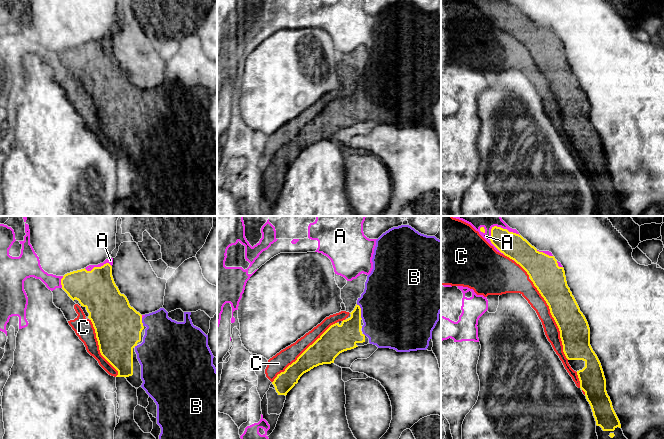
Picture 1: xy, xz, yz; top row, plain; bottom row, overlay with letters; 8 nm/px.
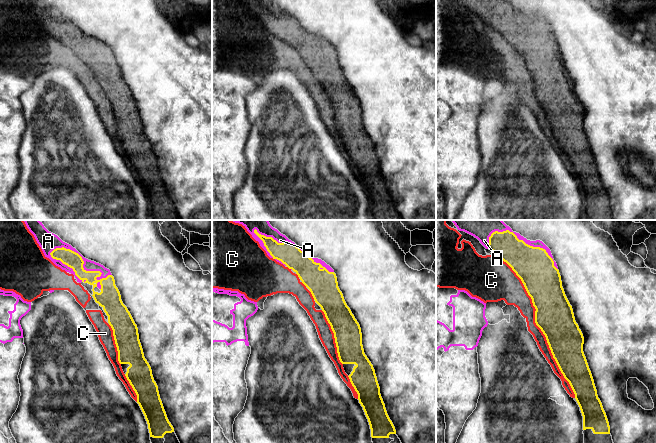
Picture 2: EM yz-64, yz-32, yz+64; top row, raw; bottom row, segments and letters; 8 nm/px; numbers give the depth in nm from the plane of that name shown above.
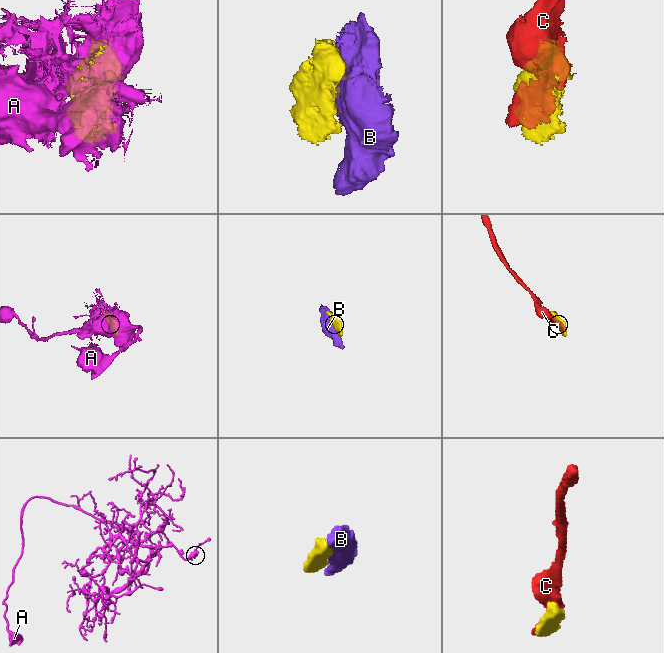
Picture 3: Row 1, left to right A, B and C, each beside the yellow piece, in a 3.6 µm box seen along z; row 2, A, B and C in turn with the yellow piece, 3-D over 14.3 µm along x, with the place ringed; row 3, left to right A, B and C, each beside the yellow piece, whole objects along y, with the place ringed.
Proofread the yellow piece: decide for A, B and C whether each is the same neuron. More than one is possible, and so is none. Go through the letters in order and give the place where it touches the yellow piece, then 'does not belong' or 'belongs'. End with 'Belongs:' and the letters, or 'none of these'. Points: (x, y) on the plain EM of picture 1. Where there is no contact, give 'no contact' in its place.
A: contact yz (499, 3); does not belong
B: contact xz (360, 87); belongs
C: contact xz (303, 128); does not belong
Belongs: B

